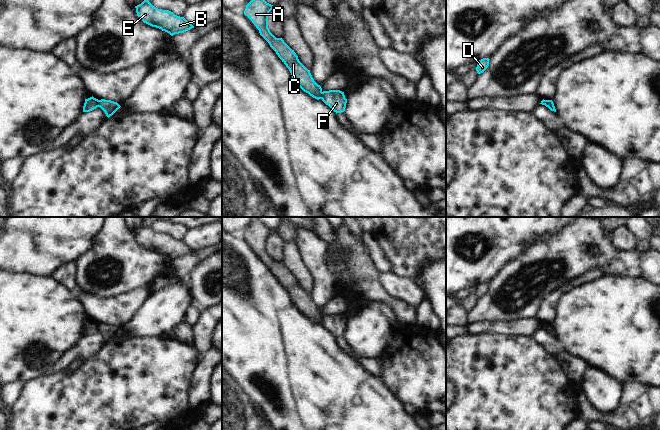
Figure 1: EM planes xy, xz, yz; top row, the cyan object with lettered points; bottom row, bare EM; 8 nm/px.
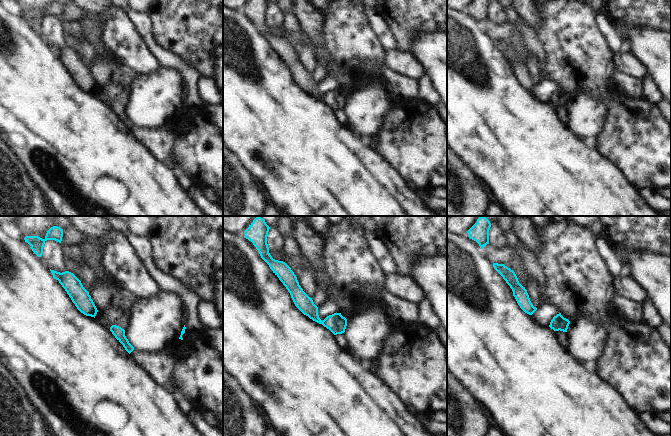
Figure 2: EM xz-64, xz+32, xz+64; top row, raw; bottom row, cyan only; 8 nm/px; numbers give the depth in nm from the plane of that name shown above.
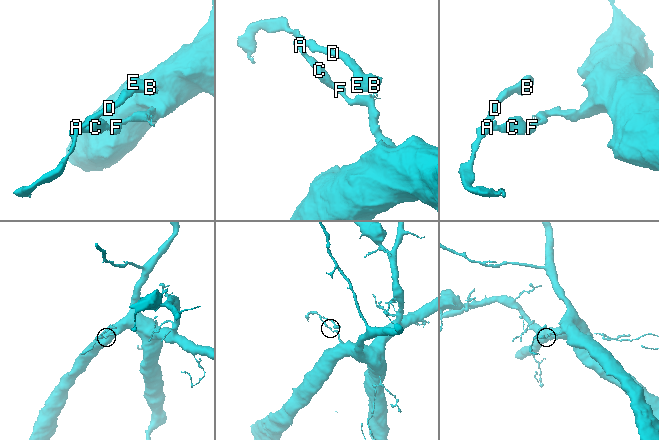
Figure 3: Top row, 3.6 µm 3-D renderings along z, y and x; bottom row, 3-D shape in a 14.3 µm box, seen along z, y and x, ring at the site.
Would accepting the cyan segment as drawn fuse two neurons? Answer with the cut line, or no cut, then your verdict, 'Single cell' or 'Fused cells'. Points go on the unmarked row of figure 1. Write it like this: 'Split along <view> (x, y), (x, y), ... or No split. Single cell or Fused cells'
Split along xy (97, 324), (98, 330). Fused cells

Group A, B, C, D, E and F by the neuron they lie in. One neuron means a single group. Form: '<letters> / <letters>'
A B C D E / F

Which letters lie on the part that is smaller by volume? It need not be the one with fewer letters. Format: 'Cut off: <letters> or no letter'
Cut off: A, B, C, D, E

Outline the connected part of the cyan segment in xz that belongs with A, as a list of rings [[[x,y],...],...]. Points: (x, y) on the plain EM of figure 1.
[[[255,219],[246,229],[244,239],[252,245],[259,254],[260,259],[269,267],[270,271],[286,289],[298,310],[304,316],[319,324],[322,322],[322,312],[314,305],[310,294],[299,285],[294,274],[282,262],[276,262],[268,252],[269,236],[275,232],[276,230],[267,227],[259,219]]]

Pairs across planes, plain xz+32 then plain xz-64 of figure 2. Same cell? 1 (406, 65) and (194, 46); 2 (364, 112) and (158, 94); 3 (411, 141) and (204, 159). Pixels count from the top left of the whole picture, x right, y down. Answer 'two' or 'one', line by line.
1: two
2: one
3: one

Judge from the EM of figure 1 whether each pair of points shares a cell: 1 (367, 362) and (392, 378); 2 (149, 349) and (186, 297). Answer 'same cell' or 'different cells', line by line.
1: different cells
2: different cells

